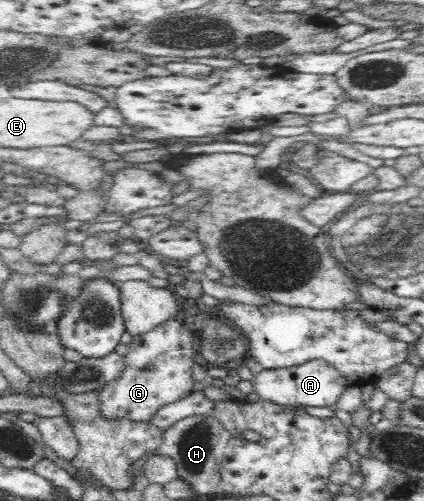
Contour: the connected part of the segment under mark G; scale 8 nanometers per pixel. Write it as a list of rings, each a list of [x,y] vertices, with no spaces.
[[[171,318],[156,325],[147,333],[132,336],[132,342],[123,355],[125,356],[125,369],[121,369],[121,375],[115,381],[109,381],[107,385],[103,385],[101,389],[97,390],[104,419],[108,419],[108,421],[111,421],[111,419],[129,419],[131,422],[150,422],[155,413],[163,407],[187,397],[193,391],[193,385],[195,385],[191,376],[191,367],[195,363],[193,357],[197,354],[194,349],[193,334],[184,323],[182,324],[175,318]]]

